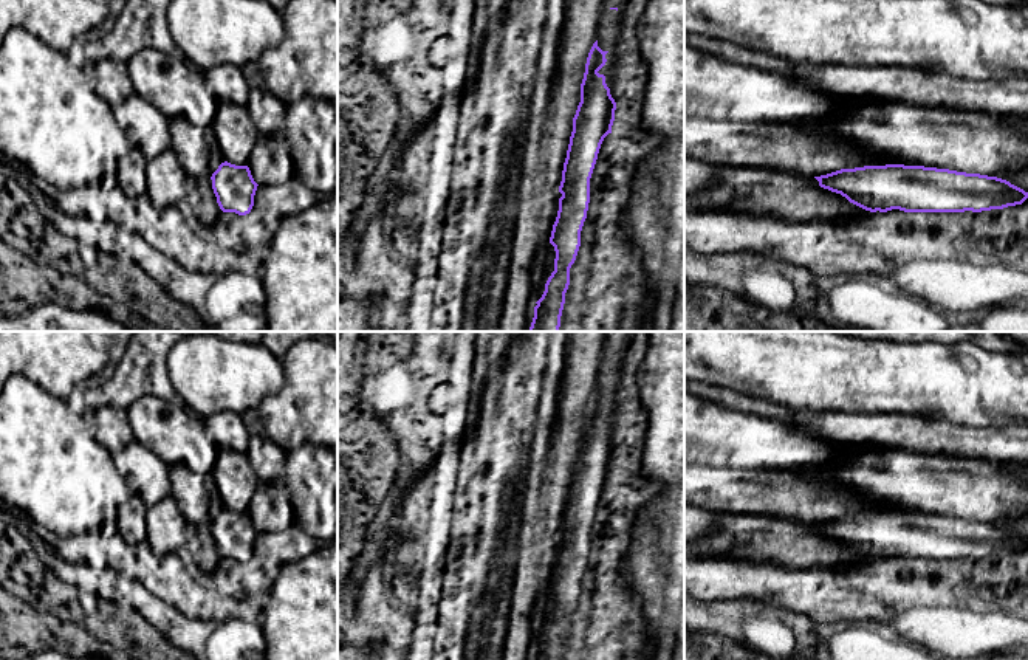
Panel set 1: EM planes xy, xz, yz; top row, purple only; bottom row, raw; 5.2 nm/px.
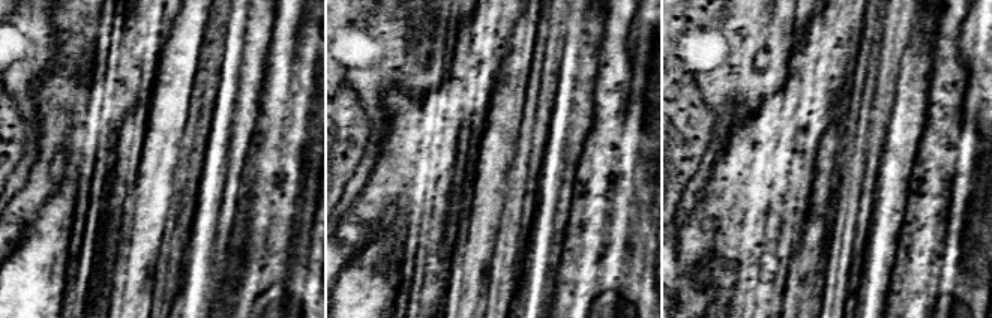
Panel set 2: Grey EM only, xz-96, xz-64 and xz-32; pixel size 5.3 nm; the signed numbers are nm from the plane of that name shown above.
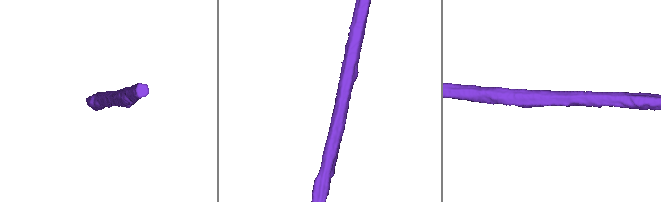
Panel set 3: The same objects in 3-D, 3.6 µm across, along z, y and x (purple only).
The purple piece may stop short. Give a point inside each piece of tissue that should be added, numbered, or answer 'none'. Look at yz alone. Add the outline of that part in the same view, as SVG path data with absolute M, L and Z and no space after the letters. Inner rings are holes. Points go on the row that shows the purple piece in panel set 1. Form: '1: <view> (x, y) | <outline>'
none

